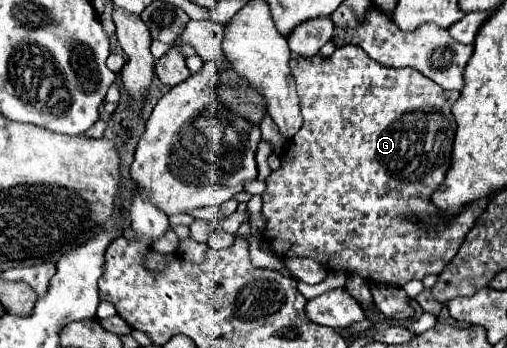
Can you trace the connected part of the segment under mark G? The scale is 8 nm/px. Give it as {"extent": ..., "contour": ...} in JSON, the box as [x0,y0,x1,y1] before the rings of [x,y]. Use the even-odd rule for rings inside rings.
{"extent":[262,43,488,285],"contour":[[[352,43],[346,47],[336,47],[336,51],[330,57],[318,55],[318,59],[292,59],[290,61],[292,77],[296,81],[298,99],[300,99],[300,113],[304,117],[304,125],[294,135],[294,139],[286,141],[284,151],[280,153],[280,169],[272,171],[266,179],[266,191],[262,193],[262,217],[266,219],[266,225],[262,229],[262,239],[268,243],[270,253],[276,253],[278,257],[310,257],[316,263],[320,263],[326,269],[336,269],[332,273],[344,273],[344,275],[360,275],[368,283],[388,283],[388,285],[404,285],[410,279],[424,279],[430,273],[440,273],[446,263],[452,261],[452,257],[458,253],[458,247],[462,245],[462,239],[466,233],[474,227],[476,219],[484,213],[488,199],[480,199],[478,203],[470,203],[466,211],[460,211],[454,215],[454,219],[442,219],[442,211],[430,203],[430,195],[444,183],[448,167],[450,167],[450,155],[452,155],[452,143],[454,143],[454,115],[452,105],[454,97],[446,89],[438,87],[434,81],[426,79],[422,73],[404,67],[404,69],[386,69],[372,61],[362,47],[354,47]],[[408,213],[414,213],[418,221],[414,223]]]}

